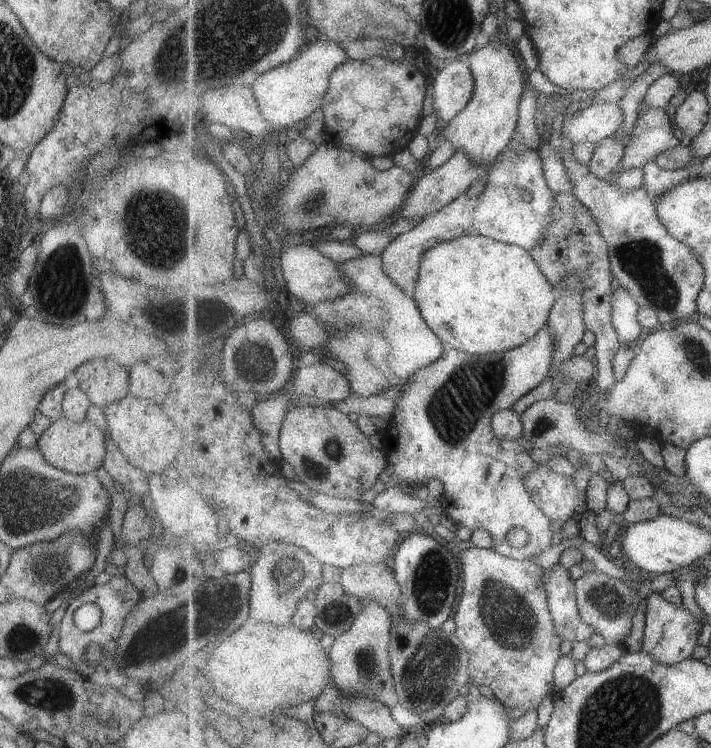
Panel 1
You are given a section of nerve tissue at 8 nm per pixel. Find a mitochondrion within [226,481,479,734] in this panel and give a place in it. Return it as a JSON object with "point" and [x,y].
{"point":[431,667]}

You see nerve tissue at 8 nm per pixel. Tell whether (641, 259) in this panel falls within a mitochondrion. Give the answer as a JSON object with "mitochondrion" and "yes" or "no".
{"mitochondrion":"yes"}

